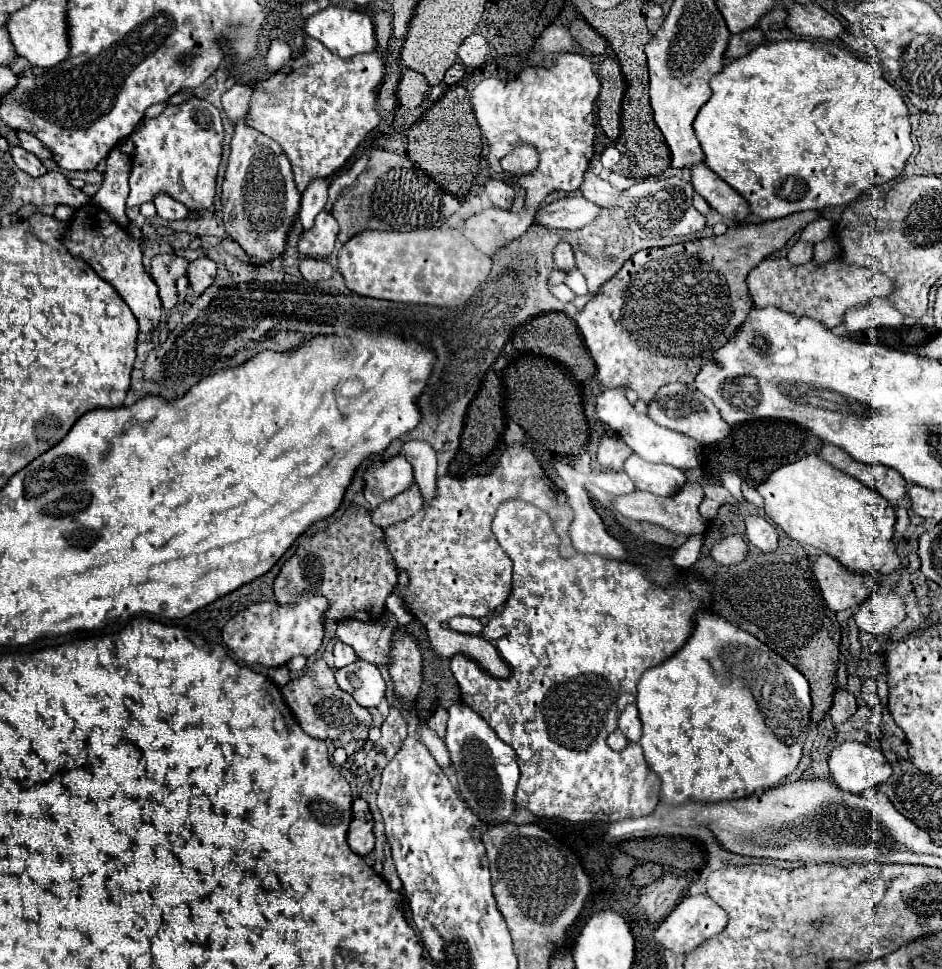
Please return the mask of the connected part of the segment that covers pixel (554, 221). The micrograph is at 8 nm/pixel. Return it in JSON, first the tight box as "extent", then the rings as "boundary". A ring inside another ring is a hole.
{"extent":[535,196,601,230],"boundary":[[[565,196],[543,208],[535,222],[553,230],[577,230],[591,224],[599,214],[601,206],[585,200],[583,196]]]}

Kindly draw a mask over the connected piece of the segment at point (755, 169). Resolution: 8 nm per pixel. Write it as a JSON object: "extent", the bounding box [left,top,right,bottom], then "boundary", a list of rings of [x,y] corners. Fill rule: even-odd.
{"extent":[693,40,913,222],"boundary":[[[783,40],[783,42],[771,42],[765,46],[759,46],[749,56],[737,58],[731,64],[727,64],[723,68],[723,72],[711,80],[711,90],[713,90],[711,100],[701,108],[701,112],[697,114],[697,118],[693,122],[693,130],[705,152],[705,162],[715,174],[719,174],[719,178],[723,178],[735,192],[739,192],[747,200],[751,214],[759,216],[765,222],[785,218],[795,212],[823,210],[827,206],[849,204],[855,198],[859,198],[865,190],[897,178],[903,172],[905,162],[909,160],[909,156],[913,152],[909,108],[903,102],[901,94],[889,82],[883,80],[879,66],[859,60],[833,44],[807,42],[807,40]]]}

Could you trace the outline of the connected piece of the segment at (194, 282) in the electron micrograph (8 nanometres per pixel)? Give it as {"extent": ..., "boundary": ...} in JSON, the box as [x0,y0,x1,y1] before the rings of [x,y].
{"extent":[187,256,217,294],"boundary":[[[201,256],[189,264],[187,278],[189,278],[189,284],[193,286],[193,290],[199,294],[205,292],[213,284],[215,276],[217,276],[217,264],[207,256]]]}

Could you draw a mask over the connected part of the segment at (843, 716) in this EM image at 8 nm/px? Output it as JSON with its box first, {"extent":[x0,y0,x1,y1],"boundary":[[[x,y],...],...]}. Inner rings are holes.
{"extent":[829,690,857,726],"boundary":[[[839,690],[839,692],[835,694],[835,702],[833,702],[831,710],[829,710],[833,724],[837,726],[837,724],[847,722],[855,712],[857,712],[855,696],[849,694],[849,692],[845,692],[845,690]]]}

